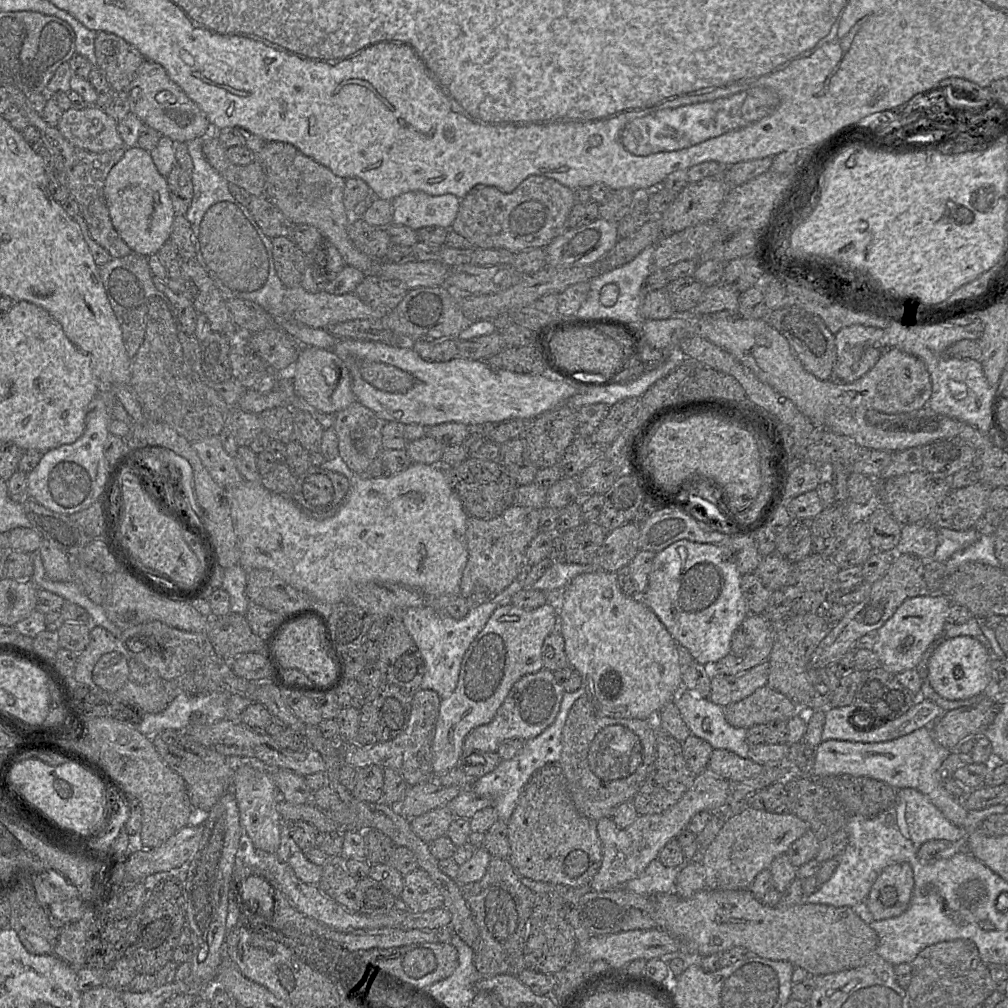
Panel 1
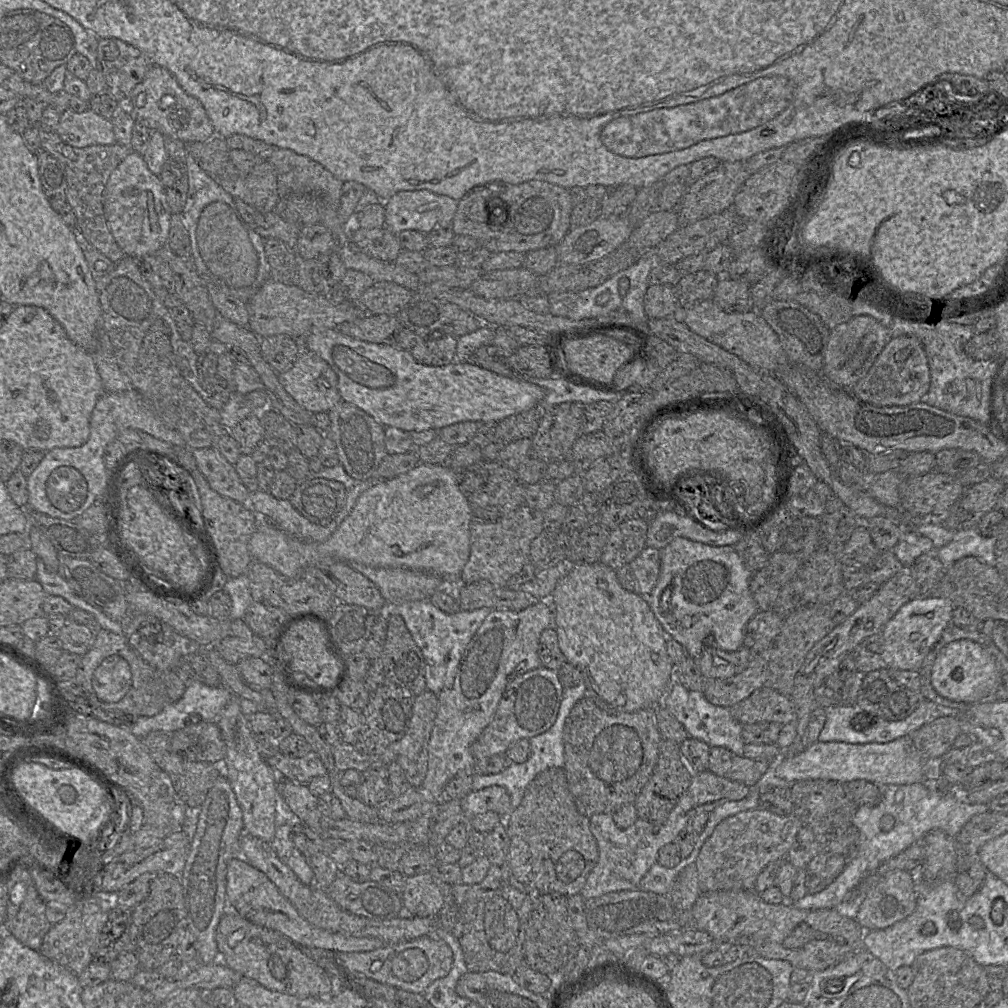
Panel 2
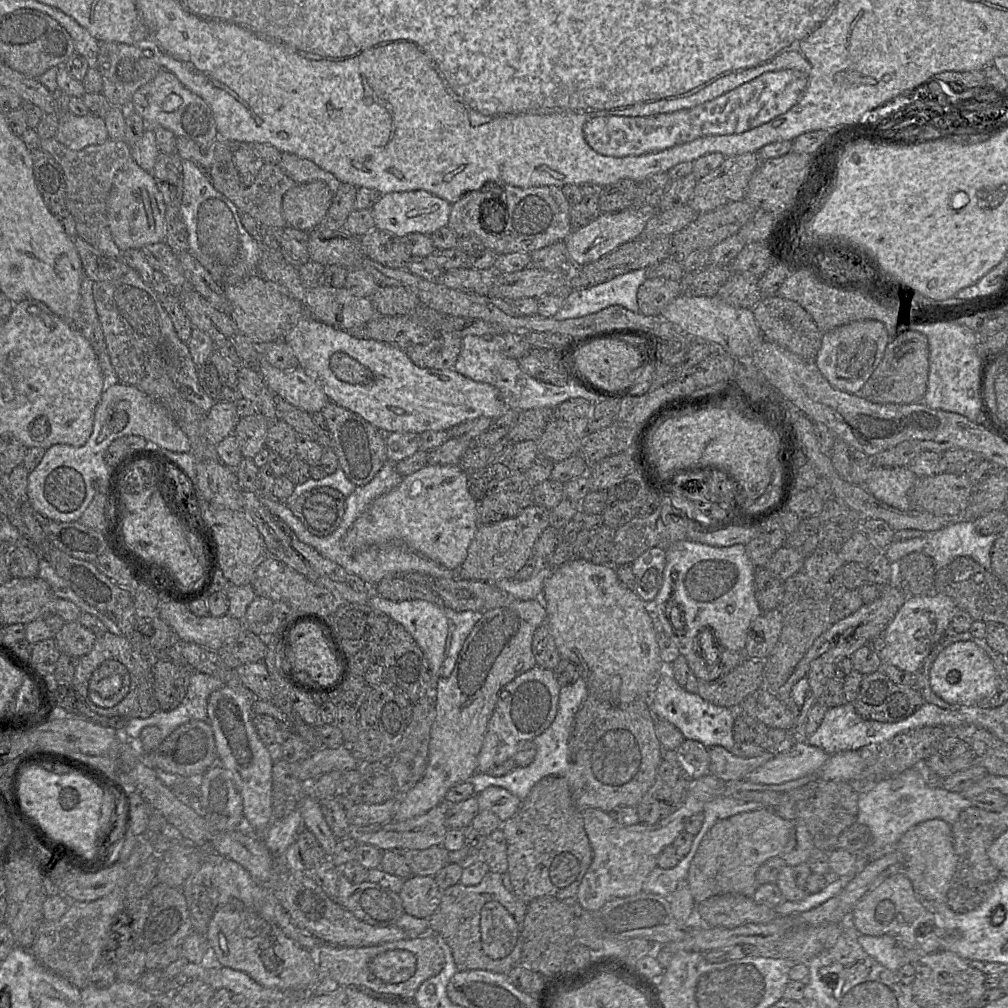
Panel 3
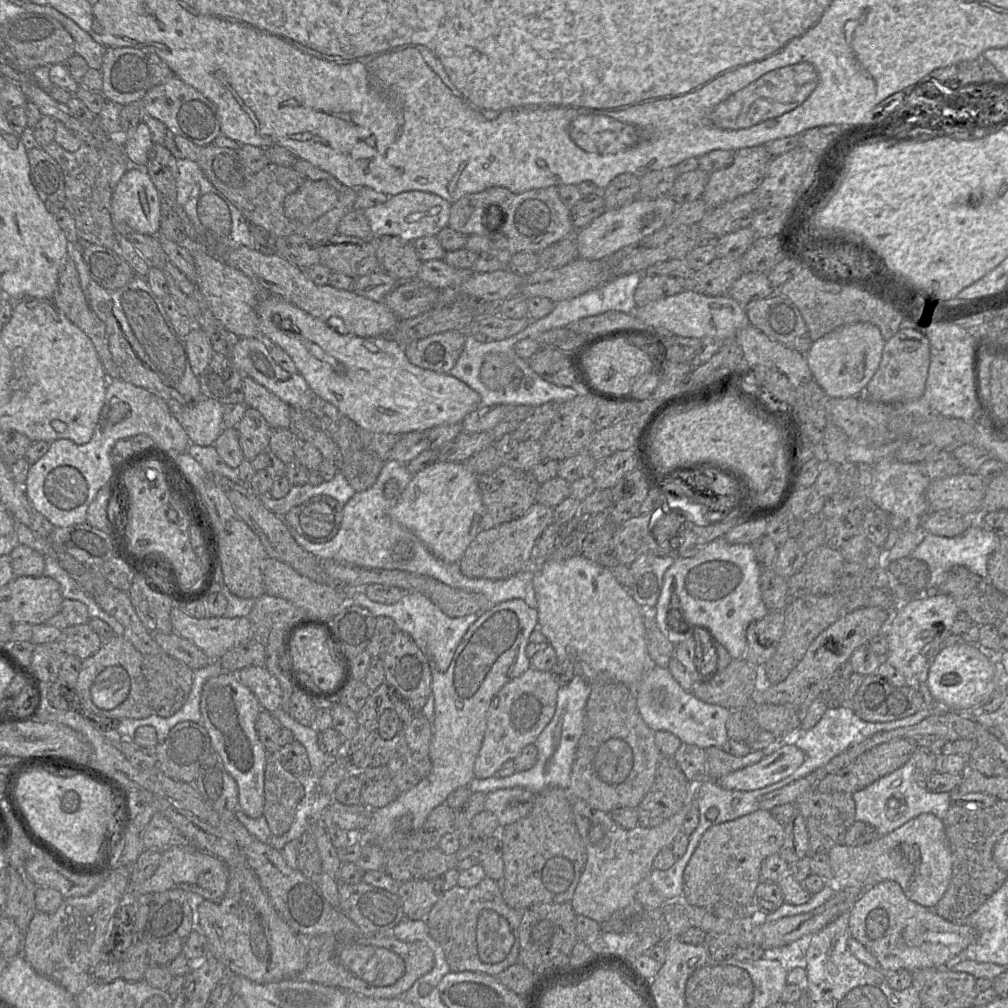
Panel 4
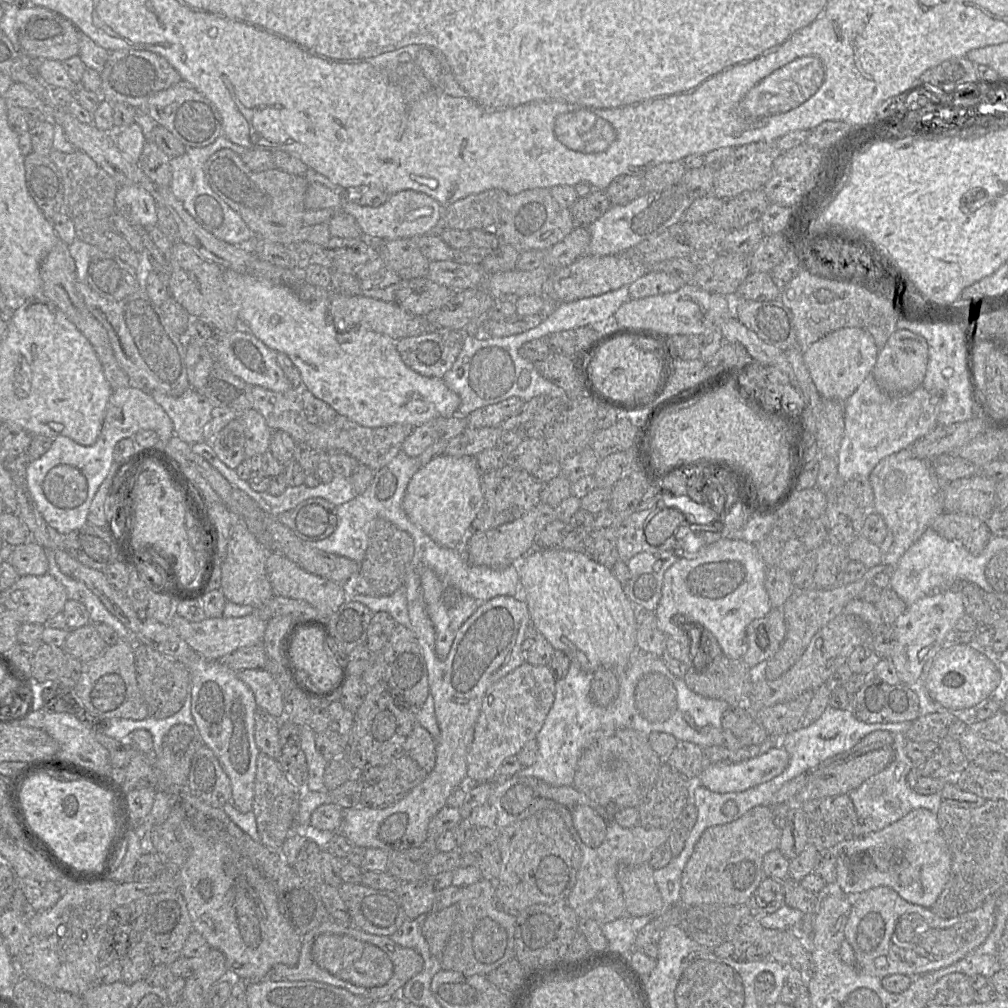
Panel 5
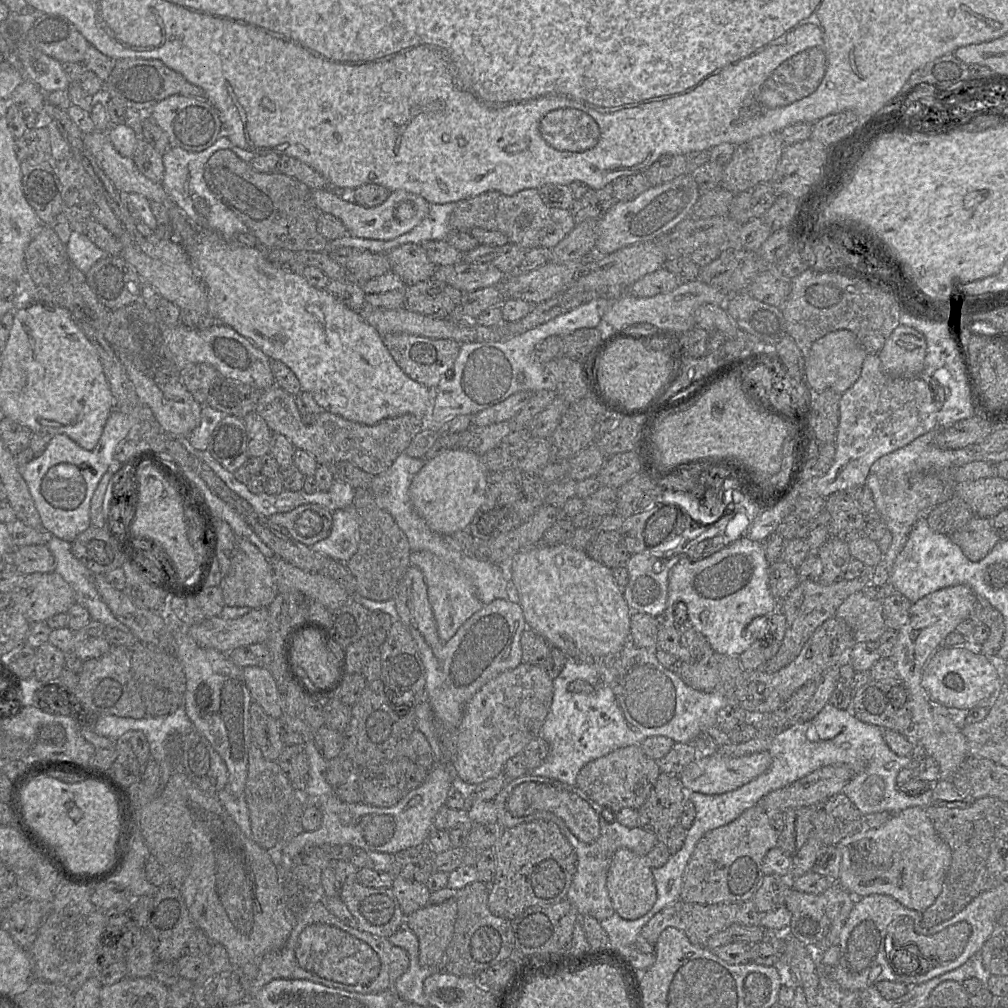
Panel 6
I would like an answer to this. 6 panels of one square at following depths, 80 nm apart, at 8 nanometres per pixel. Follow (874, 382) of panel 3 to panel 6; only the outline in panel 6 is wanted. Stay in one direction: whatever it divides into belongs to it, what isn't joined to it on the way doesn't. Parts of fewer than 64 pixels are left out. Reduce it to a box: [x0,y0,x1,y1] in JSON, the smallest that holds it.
[878,324,926,379]

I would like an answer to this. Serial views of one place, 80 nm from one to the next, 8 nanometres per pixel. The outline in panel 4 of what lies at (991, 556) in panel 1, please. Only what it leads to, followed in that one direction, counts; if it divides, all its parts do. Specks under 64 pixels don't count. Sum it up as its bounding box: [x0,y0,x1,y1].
[910,519,1000,591]

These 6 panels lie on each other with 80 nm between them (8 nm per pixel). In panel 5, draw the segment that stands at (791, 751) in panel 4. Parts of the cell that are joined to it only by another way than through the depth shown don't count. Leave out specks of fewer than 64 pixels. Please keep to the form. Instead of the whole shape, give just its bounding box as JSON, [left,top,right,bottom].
[695,746,788,793]

